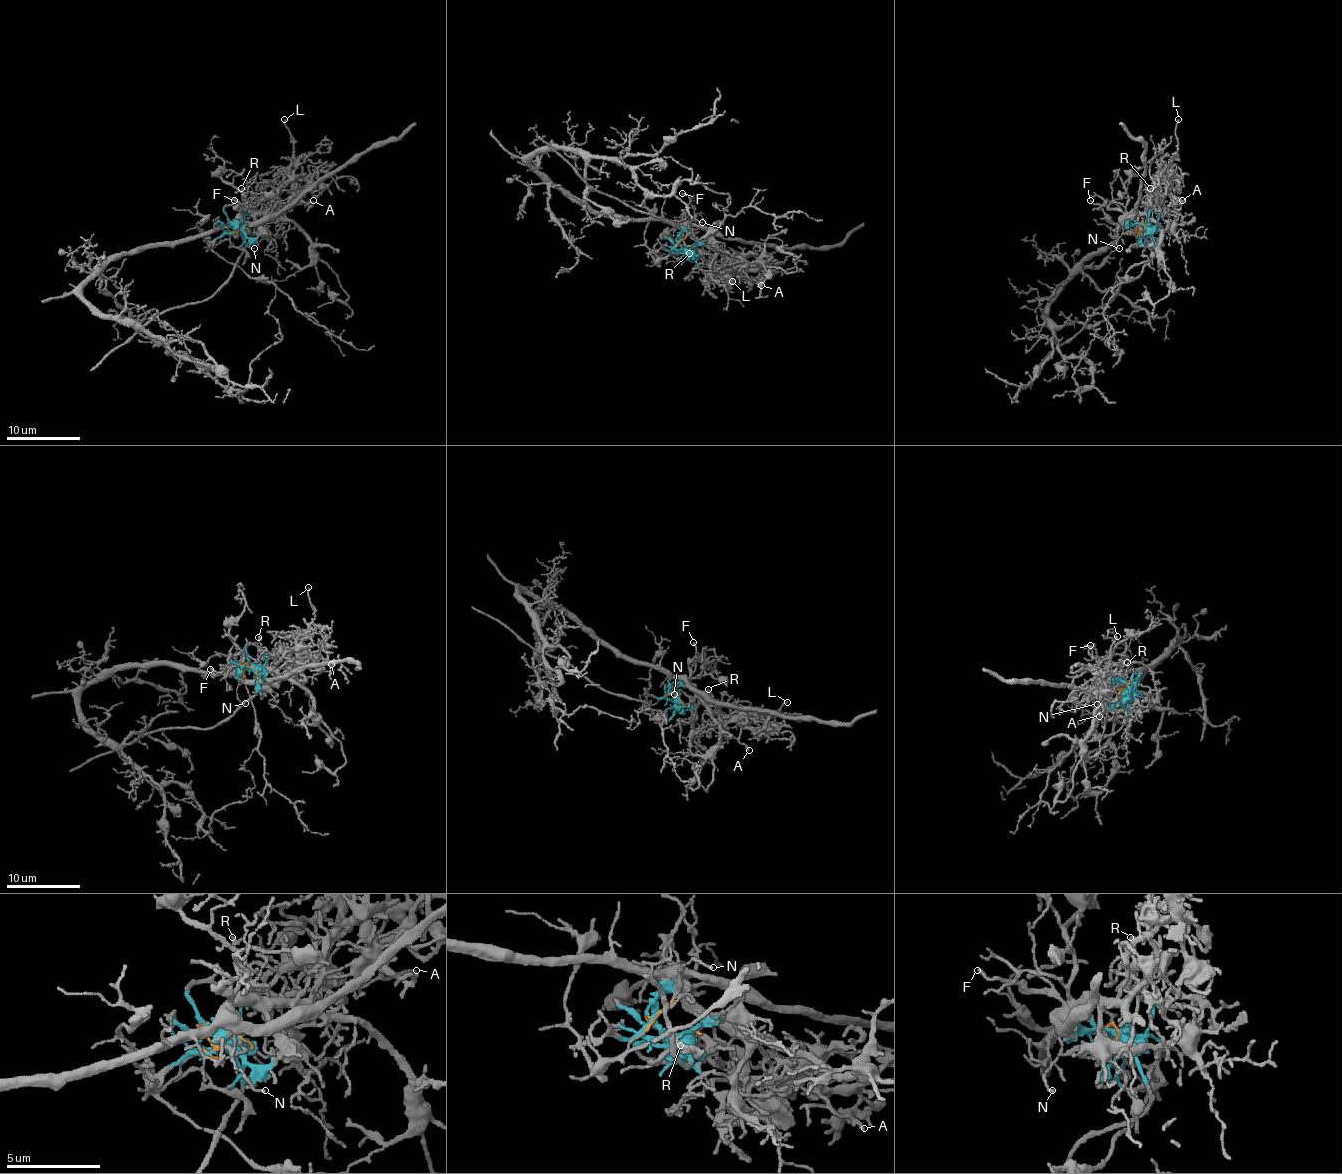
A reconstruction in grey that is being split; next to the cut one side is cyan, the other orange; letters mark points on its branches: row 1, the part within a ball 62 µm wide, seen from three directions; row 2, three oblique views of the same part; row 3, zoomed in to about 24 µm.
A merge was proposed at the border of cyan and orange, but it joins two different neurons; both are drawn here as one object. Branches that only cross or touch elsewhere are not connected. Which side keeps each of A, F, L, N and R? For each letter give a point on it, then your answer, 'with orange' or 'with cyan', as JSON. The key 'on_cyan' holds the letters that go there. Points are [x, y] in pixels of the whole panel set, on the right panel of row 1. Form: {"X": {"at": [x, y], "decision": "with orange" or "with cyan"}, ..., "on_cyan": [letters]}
{"A": {"at": [1182, 200], "decision": "with cyan"}, "F": {"at": [1090, 200], "decision": "with cyan"}, "L": {"at": [1178, 119], "decision": "with cyan"}, "N": {"at": [1119, 248], "decision": "with orange"}, "R": {"at": [1150, 188], "decision": "with cyan"}, "on_cyan": ["A", "F", "L", "R"]}

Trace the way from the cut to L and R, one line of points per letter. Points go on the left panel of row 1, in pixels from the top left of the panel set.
L: (238, 226), (264, 198), (258, 185), (273, 182), (289, 163), (293, 135), (284, 119)
R: (238, 226), (249, 207), (241, 187)

